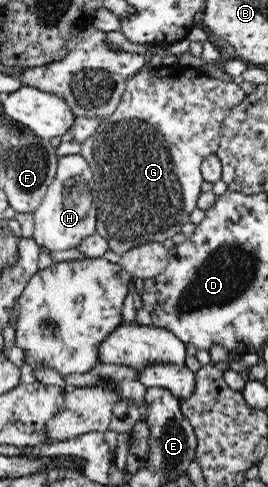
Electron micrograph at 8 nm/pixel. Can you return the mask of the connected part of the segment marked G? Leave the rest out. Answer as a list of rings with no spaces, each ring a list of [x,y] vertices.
[[[180,62],[170,66],[161,65],[154,68],[147,65],[127,80],[126,90],[118,104],[117,111],[104,118],[104,121],[98,125],[95,135],[82,144],[81,150],[81,153],[91,167],[95,181],[96,233],[106,240],[108,250],[114,251],[114,253],[118,253],[121,256],[125,251],[136,246],[141,246],[152,241],[163,242],[165,239],[170,239],[173,235],[176,235],[176,233],[181,233],[180,227],[184,223],[189,222],[190,213],[196,209],[199,196],[201,195],[201,185],[204,183],[204,178],[202,178],[201,174],[201,162],[204,158],[216,153],[219,147],[222,125],[224,125],[226,117],[228,117],[234,107],[238,107],[238,104],[246,99],[246,96],[242,87],[233,81],[214,79],[214,77],[202,71],[201,68],[186,67],[186,65]]]

